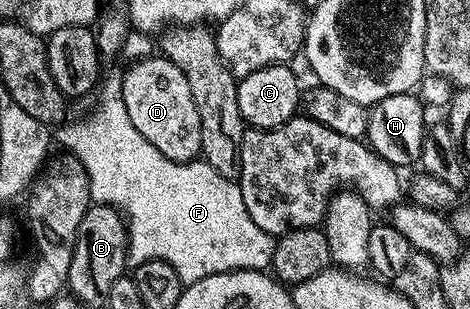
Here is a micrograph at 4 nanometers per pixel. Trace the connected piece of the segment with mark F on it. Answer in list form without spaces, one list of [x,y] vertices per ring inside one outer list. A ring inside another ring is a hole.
[[[111,72],[102,77],[101,83],[97,88],[99,94],[99,105],[95,108],[91,120],[87,120],[84,124],[67,124],[64,123],[58,129],[57,140],[64,144],[66,151],[70,155],[79,160],[84,168],[85,174],[88,176],[88,188],[91,200],[95,204],[109,204],[112,208],[119,211],[127,226],[127,262],[128,265],[134,266],[144,264],[150,260],[160,260],[173,268],[178,274],[179,280],[184,286],[197,282],[201,278],[209,278],[213,274],[221,274],[222,272],[257,272],[267,270],[271,267],[271,259],[273,258],[273,250],[275,249],[276,237],[269,235],[265,230],[261,230],[261,226],[257,226],[257,222],[253,222],[253,218],[249,218],[249,210],[245,210],[245,198],[241,198],[241,190],[236,181],[229,178],[221,178],[221,174],[217,174],[217,170],[213,170],[213,166],[209,166],[206,160],[200,158],[190,160],[182,164],[181,162],[173,162],[169,158],[165,158],[165,154],[161,154],[161,150],[157,150],[157,146],[153,146],[145,138],[145,134],[141,134],[141,130],[137,130],[137,126],[133,126],[133,122],[129,122],[129,110],[125,110],[125,94],[123,93],[123,72]]]

